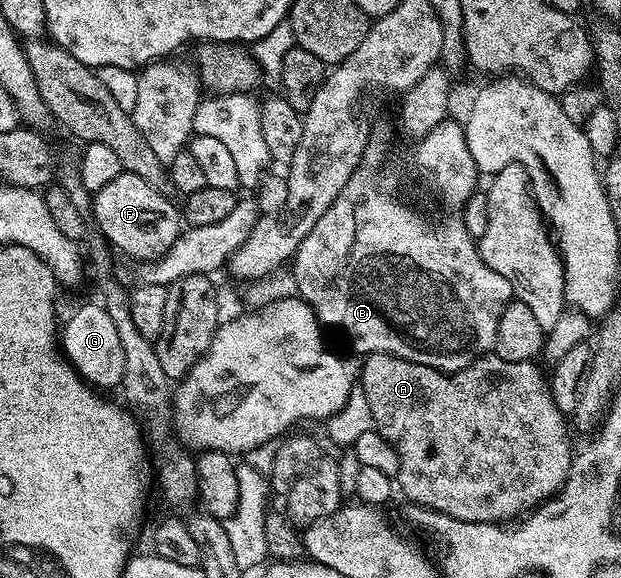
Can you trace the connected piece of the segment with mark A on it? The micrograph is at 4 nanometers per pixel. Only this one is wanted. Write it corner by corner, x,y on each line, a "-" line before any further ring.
490,352
476,358
473,363
462,370
454,370
452,373
436,370
427,364
415,364
411,360
403,360
394,354
367,354
359,366
359,390
362,390
363,400
371,408
373,417
372,429
377,430
395,448
399,456
399,472
395,482
401,490
410,498
413,506
423,506
427,510
437,510
459,520
468,522
500,522
508,523
510,520
520,519
529,513
534,506
540,505
546,498
551,498
560,490
569,474
571,465
571,453
569,454
569,442
566,438
566,415
555,408
553,393
549,390
546,375
541,375
536,361
508,362
500,358
497,353

